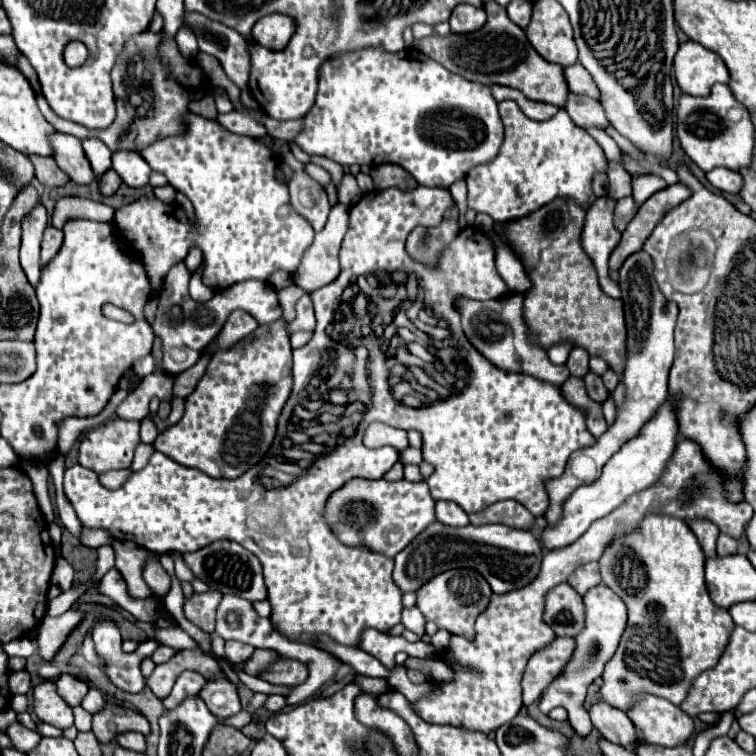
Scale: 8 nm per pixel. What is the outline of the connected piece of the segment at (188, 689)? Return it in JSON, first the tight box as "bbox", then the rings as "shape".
{"bbox":[163,671,207,709],"shape":[[[183,671],[177,677],[171,695],[163,699],[163,705],[167,709],[177,707],[179,703],[183,703],[183,699],[187,699],[191,695],[199,695],[199,691],[205,687],[205,683],[207,683],[207,679],[203,679],[203,675],[199,675],[197,671]]]}

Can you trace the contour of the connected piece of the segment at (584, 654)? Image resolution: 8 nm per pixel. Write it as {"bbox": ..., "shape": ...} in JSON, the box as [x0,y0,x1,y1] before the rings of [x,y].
{"bbox":[539,585,627,737],"shape":[[[597,585],[595,589],[587,591],[583,599],[585,599],[585,607],[587,607],[587,623],[585,623],[583,631],[575,637],[577,649],[575,649],[571,661],[567,663],[565,671],[543,691],[543,697],[539,703],[543,713],[549,713],[553,707],[565,707],[569,711],[569,721],[579,737],[585,737],[591,731],[589,713],[583,709],[587,687],[595,677],[601,677],[603,667],[615,655],[619,639],[627,625],[627,605],[623,603],[623,599],[619,599],[617,593],[613,593],[605,585]]]}

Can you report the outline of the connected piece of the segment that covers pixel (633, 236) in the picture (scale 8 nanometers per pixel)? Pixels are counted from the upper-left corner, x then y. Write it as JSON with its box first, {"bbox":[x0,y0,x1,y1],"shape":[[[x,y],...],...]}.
{"bbox":[609,183,689,271],"shape":[[[681,183],[669,185],[657,193],[653,193],[637,211],[637,215],[633,217],[633,221],[627,225],[627,229],[623,231],[623,239],[621,243],[615,247],[615,251],[611,253],[609,259],[609,267],[613,271],[617,271],[623,261],[635,253],[643,249],[645,239],[651,235],[651,231],[655,229],[655,225],[663,219],[663,215],[667,211],[671,211],[671,207],[677,207],[681,201],[685,201],[689,197],[689,189]]]}

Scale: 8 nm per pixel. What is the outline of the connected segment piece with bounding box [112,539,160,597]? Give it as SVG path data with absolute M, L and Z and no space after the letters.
M113 540L115 567L121 571L127 581L129 593L133 597L149 597L151 589L143 579L143 566L149 557L159 559L160 555L152 553L131 541Z

